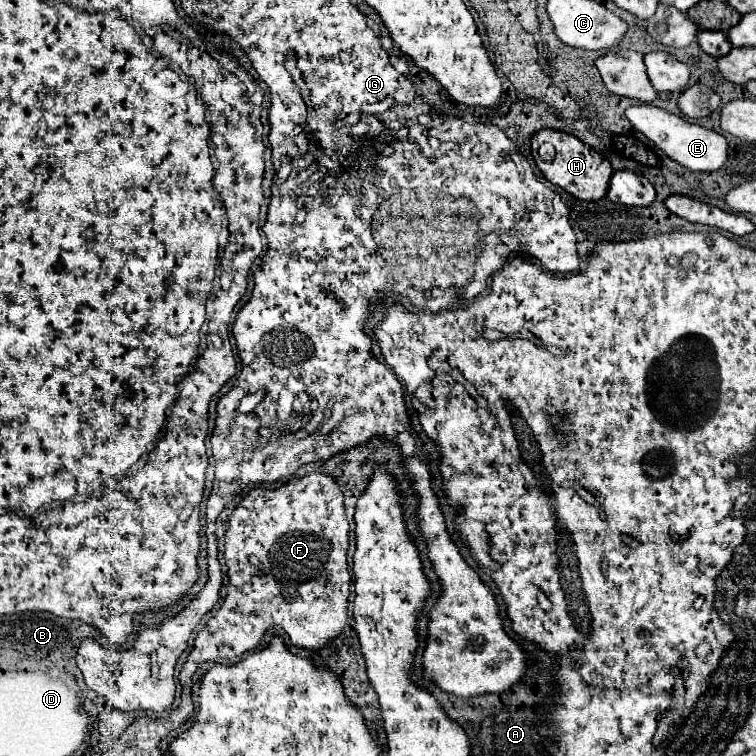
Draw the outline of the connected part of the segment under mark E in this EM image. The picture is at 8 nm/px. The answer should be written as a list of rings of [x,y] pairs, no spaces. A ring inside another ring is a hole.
[[[637,104],[625,110],[625,116],[633,124],[635,130],[645,134],[659,150],[663,150],[669,158],[685,166],[687,170],[697,172],[713,172],[719,170],[729,156],[729,142],[723,134],[709,130],[697,122],[687,122],[677,114],[671,114],[667,110],[661,110],[653,104]]]

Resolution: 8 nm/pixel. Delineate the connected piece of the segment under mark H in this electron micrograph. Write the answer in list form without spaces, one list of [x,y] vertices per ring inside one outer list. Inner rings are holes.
[[[543,128],[543,130],[535,132],[533,138],[531,138],[531,154],[533,154],[535,164],[539,166],[539,170],[541,170],[555,186],[563,188],[565,192],[573,194],[573,196],[579,198],[579,200],[587,200],[587,202],[599,200],[599,198],[603,198],[603,196],[607,194],[607,190],[609,190],[609,180],[611,180],[611,176],[613,176],[611,164],[607,162],[607,158],[605,158],[603,154],[595,152],[589,144],[581,142],[577,136],[571,136],[571,134],[559,132],[559,130],[551,130],[551,128]],[[543,142],[549,142],[549,144],[555,146],[555,158],[553,158],[553,162],[541,160],[541,156],[539,156],[537,150],[539,150],[539,146],[541,146]]]

